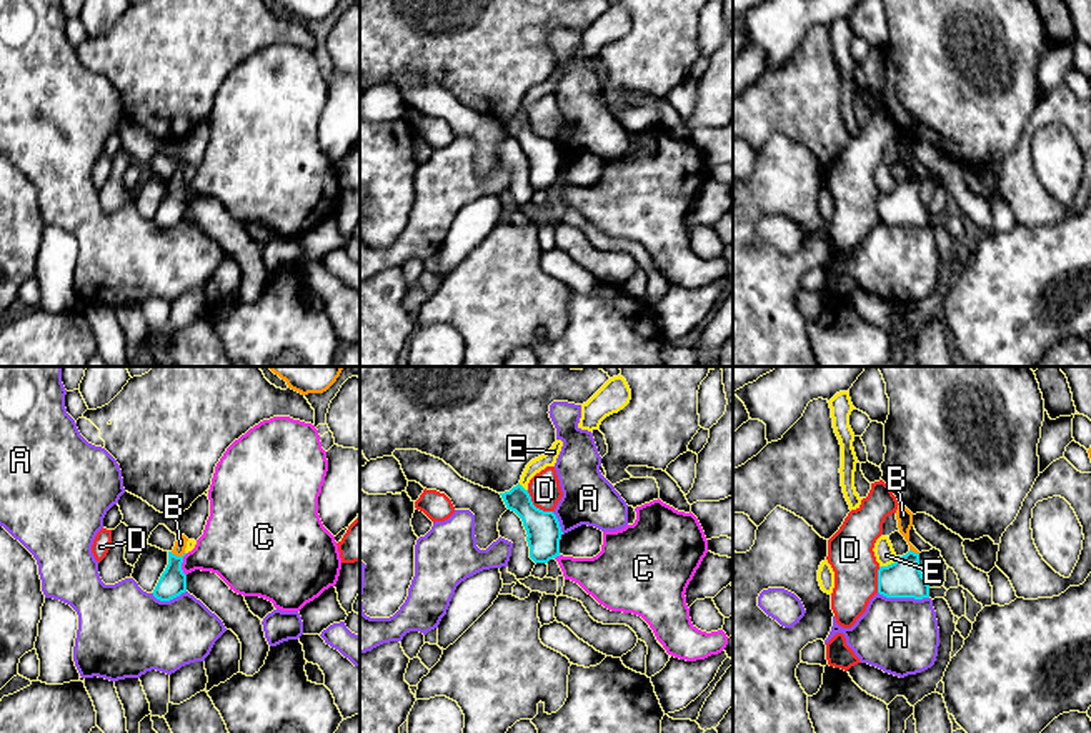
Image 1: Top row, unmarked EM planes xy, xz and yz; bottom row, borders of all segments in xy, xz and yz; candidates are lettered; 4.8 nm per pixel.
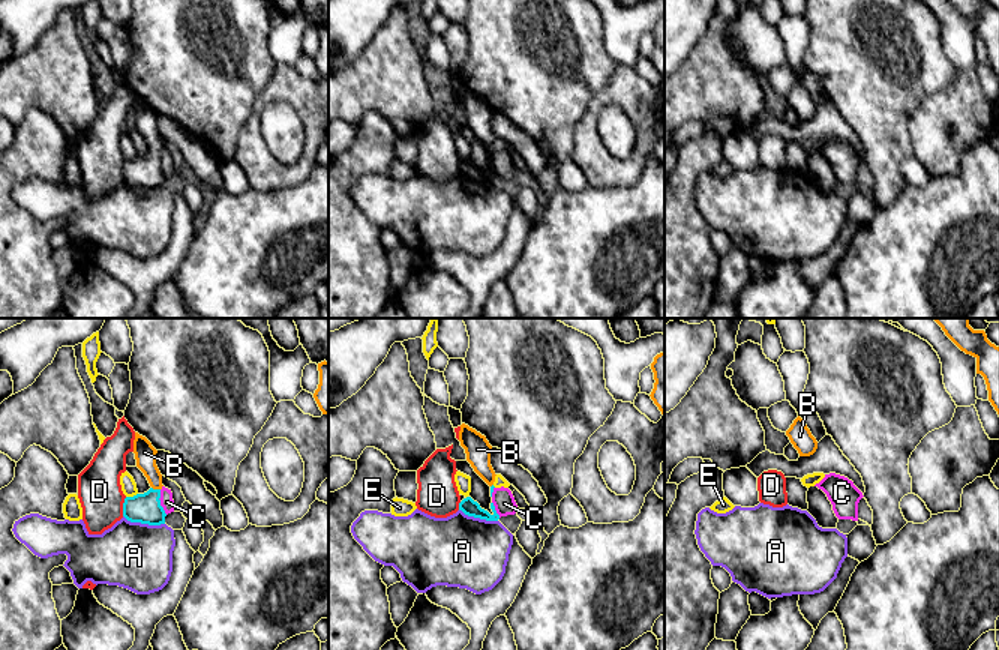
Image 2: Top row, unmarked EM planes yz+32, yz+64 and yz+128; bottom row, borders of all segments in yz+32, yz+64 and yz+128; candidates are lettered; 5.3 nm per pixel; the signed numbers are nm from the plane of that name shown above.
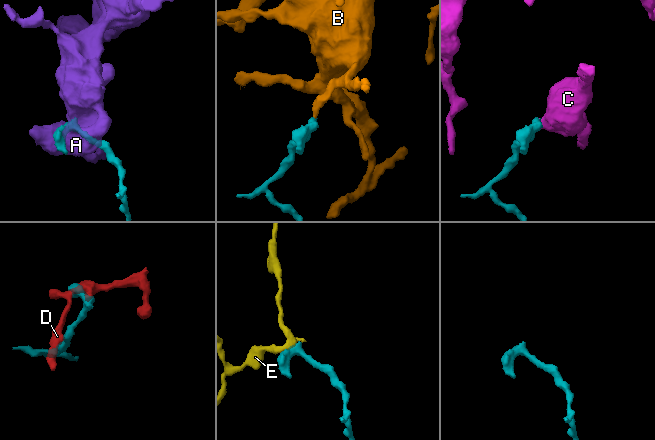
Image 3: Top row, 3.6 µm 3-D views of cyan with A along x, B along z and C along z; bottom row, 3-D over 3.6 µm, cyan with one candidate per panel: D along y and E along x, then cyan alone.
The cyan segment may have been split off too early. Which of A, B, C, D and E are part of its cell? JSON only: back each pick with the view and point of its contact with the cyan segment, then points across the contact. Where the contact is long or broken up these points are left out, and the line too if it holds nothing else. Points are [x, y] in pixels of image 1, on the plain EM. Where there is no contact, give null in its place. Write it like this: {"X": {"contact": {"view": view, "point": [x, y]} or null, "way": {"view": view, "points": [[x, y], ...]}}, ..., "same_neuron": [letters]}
{"B": {"contact": {"view": "xy", "point": [175, 182]}, "way": {"view": "xy", "points": [[172, 210], [175, 182], [180, 170]]}}, "same_neuron": ["B"]}

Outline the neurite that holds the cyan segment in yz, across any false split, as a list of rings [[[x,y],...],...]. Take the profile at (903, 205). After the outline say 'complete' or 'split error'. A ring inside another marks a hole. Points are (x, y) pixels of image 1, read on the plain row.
[[[898,132],[896,147],[898,147],[899,160],[904,163],[904,167],[909,172],[909,178],[903,183],[898,183],[894,190],[891,190],[888,193],[879,193],[879,197],[878,197],[878,220],[886,225],[914,225],[914,227],[929,225],[928,207],[923,203],[923,200],[919,197],[919,178],[909,170],[909,157],[913,153],[913,140],[906,133]]]; split error

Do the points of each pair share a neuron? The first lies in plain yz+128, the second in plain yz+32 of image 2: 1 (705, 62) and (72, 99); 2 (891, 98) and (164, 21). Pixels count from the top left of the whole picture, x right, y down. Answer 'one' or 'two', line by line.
1: one
2: one

